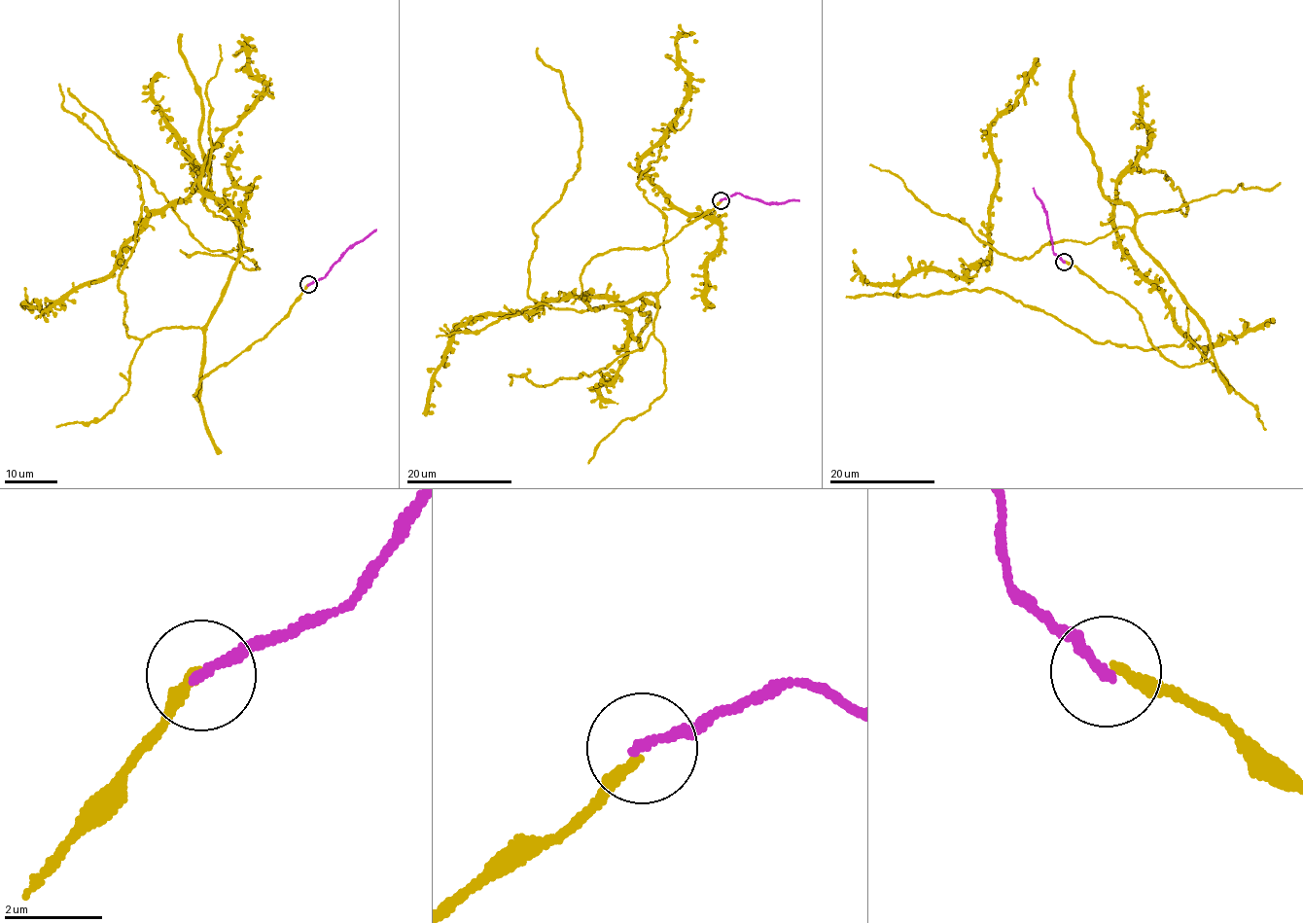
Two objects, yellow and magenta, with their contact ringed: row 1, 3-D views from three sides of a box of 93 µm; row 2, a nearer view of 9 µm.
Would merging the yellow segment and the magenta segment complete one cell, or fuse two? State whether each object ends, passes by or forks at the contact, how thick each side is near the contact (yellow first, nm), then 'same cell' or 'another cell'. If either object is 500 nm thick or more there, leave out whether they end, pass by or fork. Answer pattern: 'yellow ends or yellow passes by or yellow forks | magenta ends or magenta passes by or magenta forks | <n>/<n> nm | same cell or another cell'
yellow ends | magenta ends | 240/220 nm | same cell

